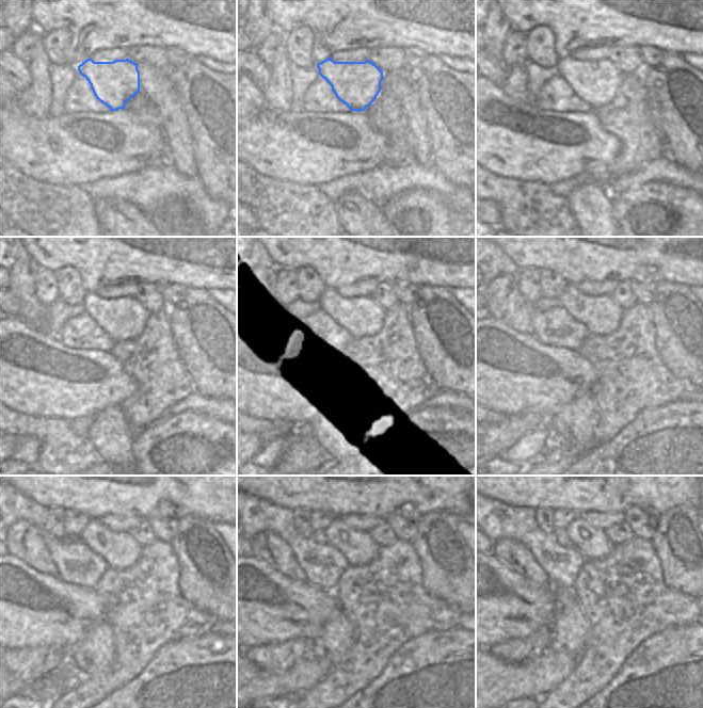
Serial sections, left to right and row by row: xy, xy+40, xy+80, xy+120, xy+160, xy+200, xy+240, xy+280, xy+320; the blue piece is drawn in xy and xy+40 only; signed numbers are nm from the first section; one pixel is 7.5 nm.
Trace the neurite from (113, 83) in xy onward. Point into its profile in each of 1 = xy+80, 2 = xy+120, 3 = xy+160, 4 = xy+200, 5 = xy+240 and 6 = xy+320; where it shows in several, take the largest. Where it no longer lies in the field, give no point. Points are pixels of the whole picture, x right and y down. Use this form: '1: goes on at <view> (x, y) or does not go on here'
1: goes on at xy+80 (596, 82)
2: goes on at xy+120 (123, 319)
3: goes on at xy+160 (361, 316)
4: goes on at xy+200 (601, 315)
5: goes on at xy+240 (120, 550)
6: goes on at xy+320 (593, 544)

